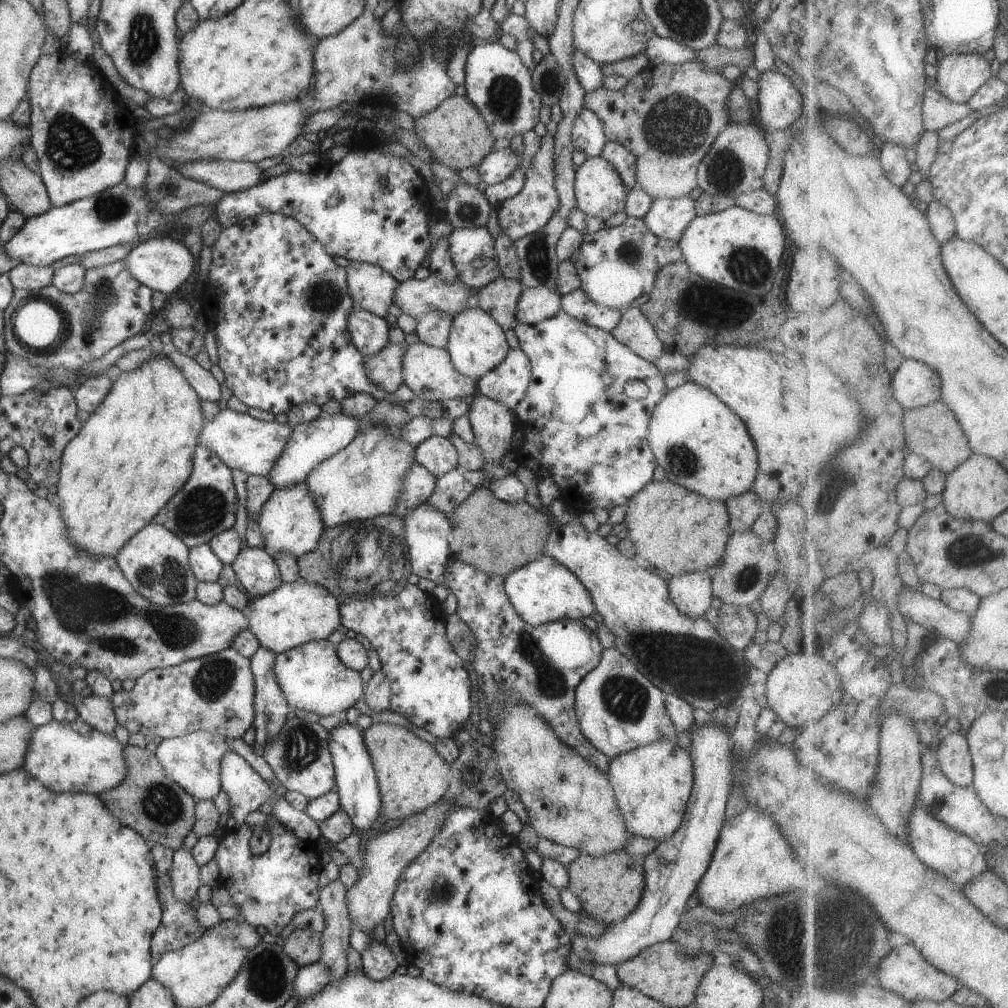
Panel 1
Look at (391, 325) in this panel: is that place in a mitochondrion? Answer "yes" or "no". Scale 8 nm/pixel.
no

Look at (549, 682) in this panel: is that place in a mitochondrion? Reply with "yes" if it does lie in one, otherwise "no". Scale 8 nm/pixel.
yes

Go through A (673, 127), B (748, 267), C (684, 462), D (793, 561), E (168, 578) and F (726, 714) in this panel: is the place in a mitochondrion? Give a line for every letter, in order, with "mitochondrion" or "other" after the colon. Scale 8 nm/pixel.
A: mitochondrion
B: mitochondrion
C: mitochondrion
D: other
E: mitochondrion
F: other

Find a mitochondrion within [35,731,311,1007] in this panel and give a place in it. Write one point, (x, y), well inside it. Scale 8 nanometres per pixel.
(160, 804)

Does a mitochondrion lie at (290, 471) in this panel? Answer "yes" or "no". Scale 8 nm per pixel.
no

